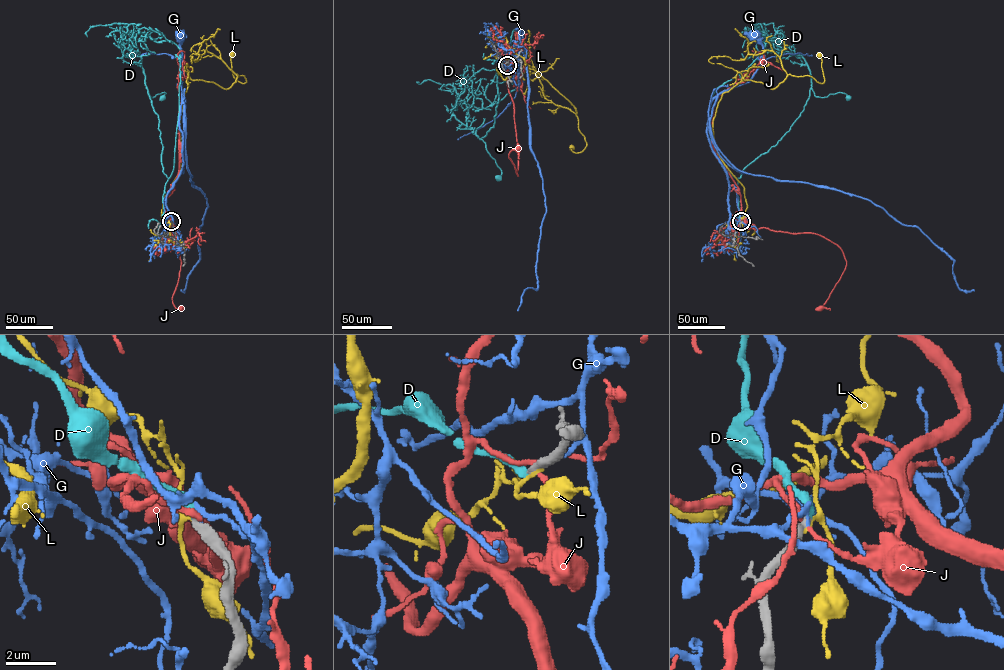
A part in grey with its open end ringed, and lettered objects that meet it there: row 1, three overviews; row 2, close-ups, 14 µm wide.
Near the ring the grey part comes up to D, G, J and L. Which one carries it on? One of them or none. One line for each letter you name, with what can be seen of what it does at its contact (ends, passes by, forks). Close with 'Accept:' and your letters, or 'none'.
D: it ends
Accept: D

